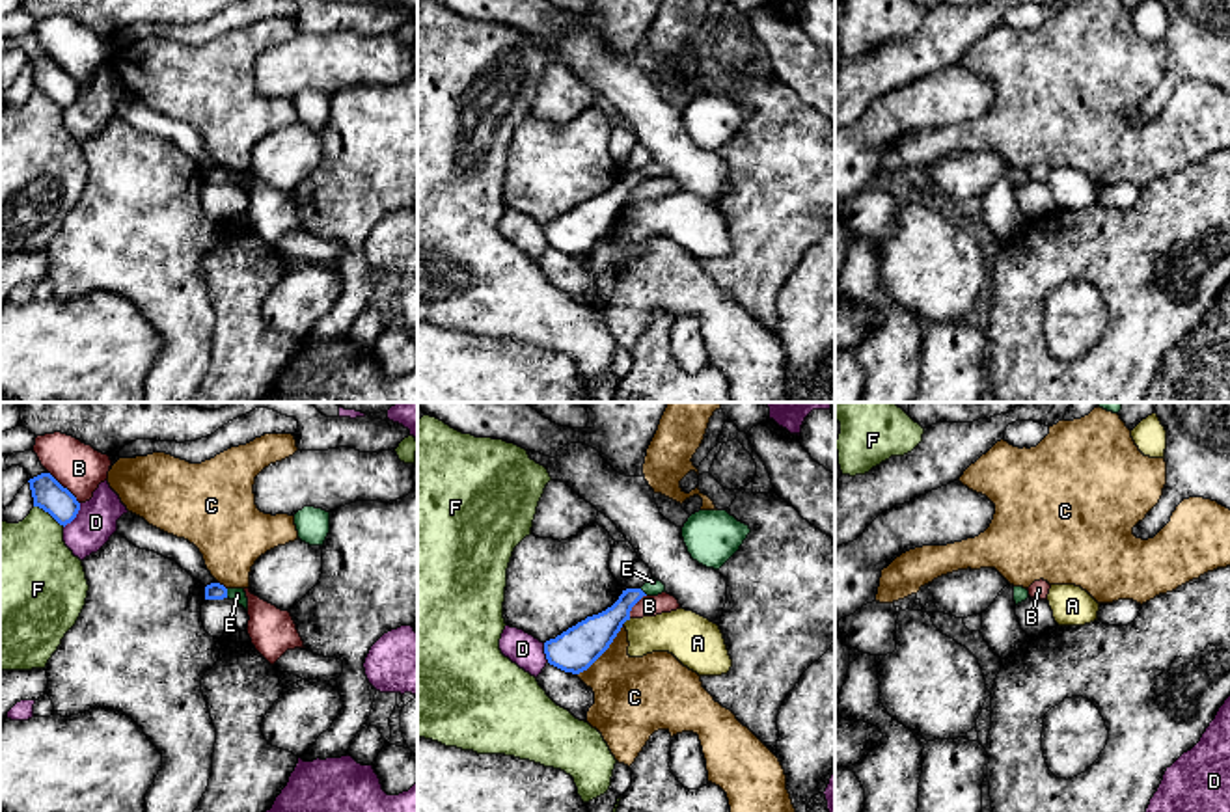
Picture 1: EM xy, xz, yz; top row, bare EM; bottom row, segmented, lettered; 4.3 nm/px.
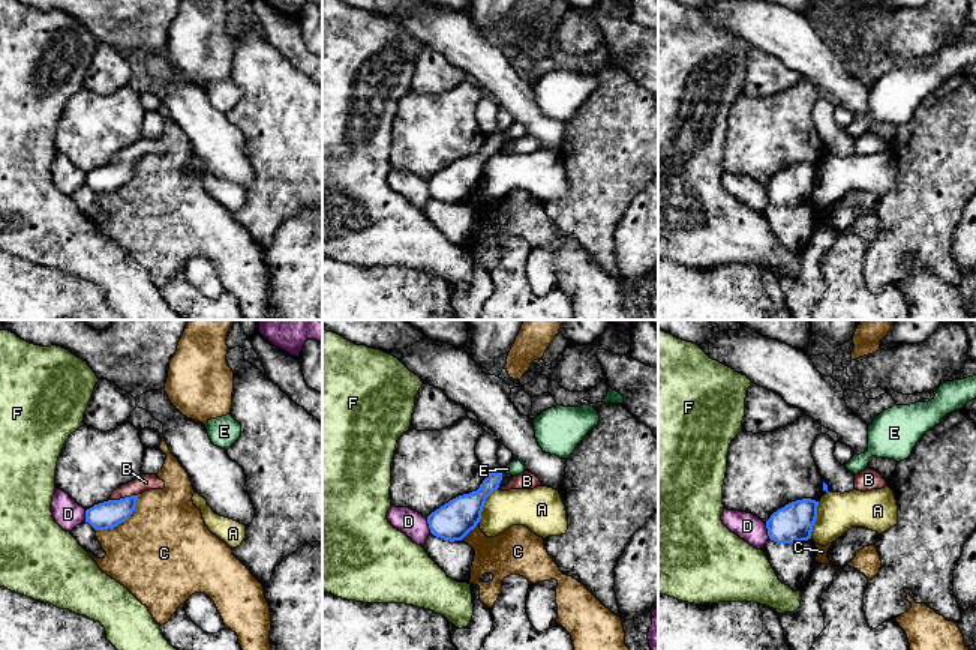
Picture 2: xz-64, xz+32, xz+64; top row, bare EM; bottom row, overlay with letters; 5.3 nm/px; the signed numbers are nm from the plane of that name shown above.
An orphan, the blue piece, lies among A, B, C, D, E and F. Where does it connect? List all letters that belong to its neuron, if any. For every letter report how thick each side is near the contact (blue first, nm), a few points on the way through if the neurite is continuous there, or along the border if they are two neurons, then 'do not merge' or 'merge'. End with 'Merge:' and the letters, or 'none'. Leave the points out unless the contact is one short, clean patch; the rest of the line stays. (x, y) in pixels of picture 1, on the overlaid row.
A: 180/200 nm | do not merge
B: 140/200 nm | do not merge
C: 190/360 nm | do not merge
D: 140/180 nm | do not merge
E: 80/60 nm | across xy (215, 591), (226, 593), (237, 595) | merge
F: 140/380 nm | do not merge
Merge: E

